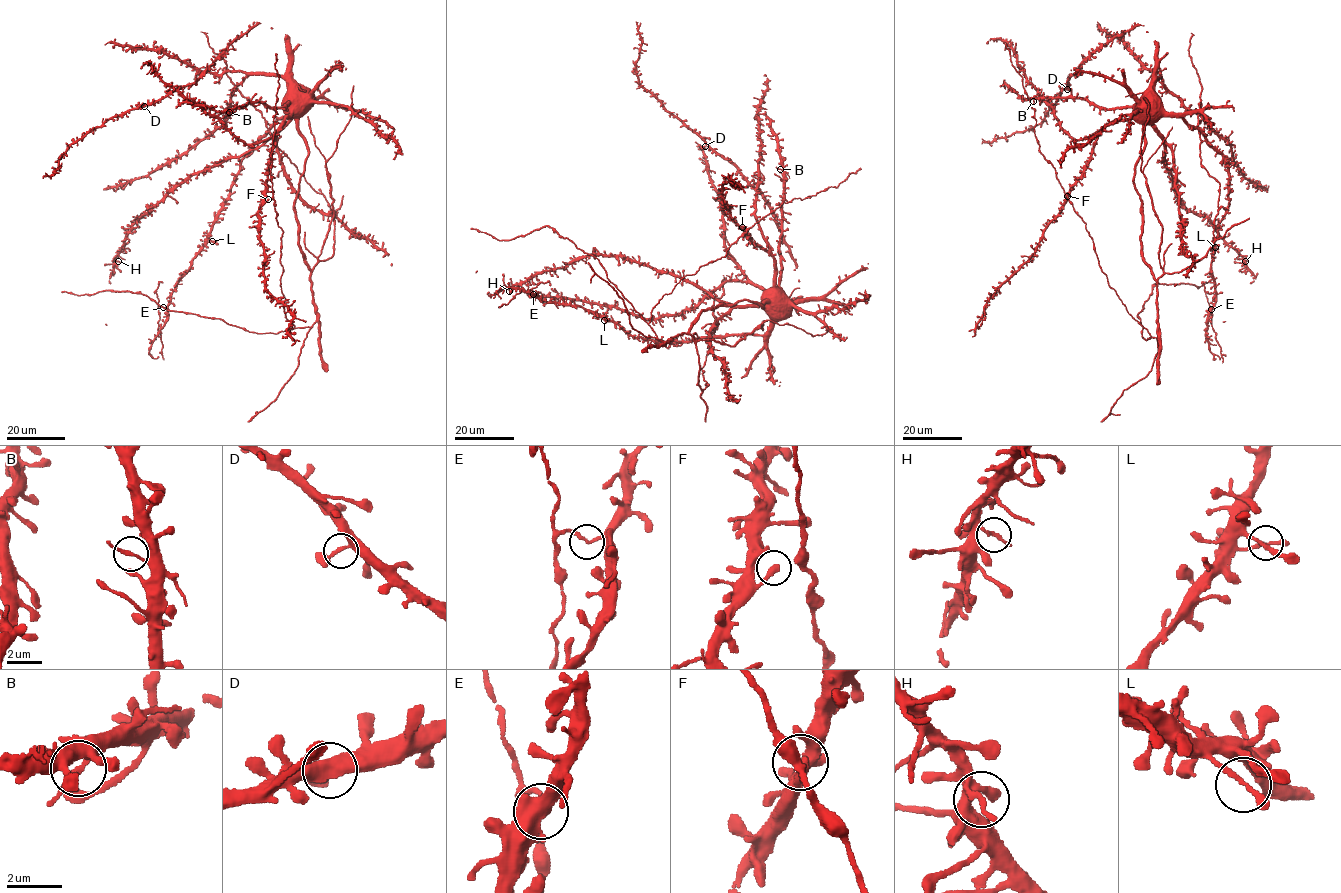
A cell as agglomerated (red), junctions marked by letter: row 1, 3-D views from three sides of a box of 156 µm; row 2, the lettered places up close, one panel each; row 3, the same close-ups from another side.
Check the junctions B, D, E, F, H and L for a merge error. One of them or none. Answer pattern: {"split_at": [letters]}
{"split_at": ["E"]}

